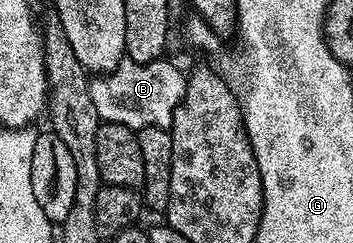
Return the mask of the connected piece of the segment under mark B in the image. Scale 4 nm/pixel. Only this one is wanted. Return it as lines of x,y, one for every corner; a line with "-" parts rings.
123,58
116,66
116,70
105,73
101,78
90,81
90,93
92,94
92,106
96,106
96,114
99,121
108,123
122,123
126,127
135,130
156,126
169,129
174,123
174,112
178,109
179,102
186,97
187,73
181,72
174,64
169,64
169,59
153,60
147,64
137,64
128,58

